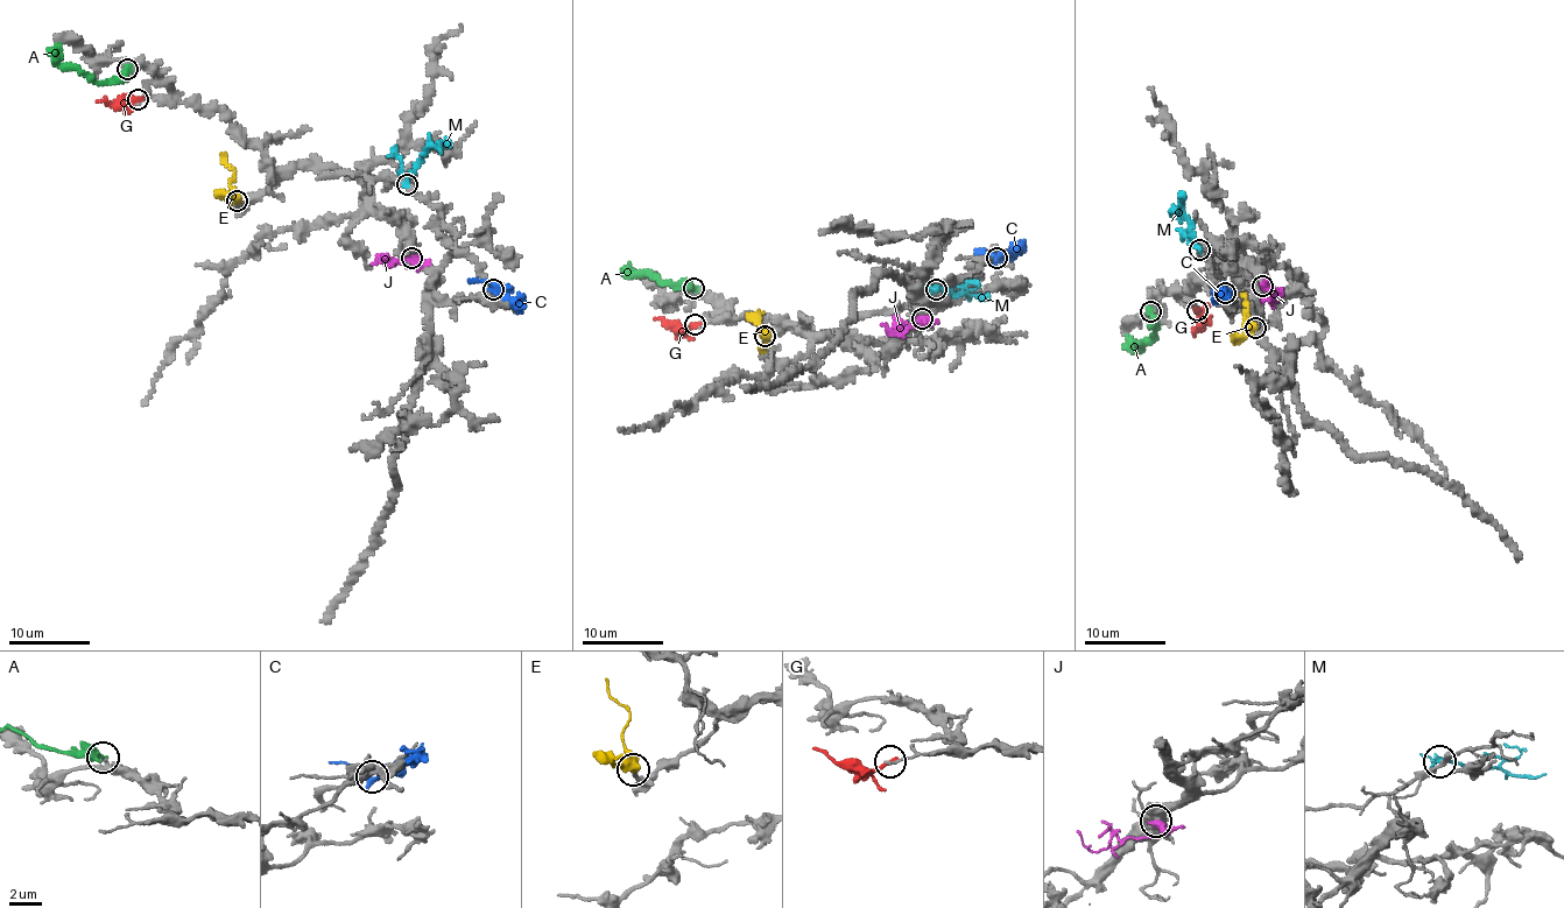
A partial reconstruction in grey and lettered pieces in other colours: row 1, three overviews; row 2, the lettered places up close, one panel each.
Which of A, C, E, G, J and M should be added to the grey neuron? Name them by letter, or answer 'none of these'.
E

